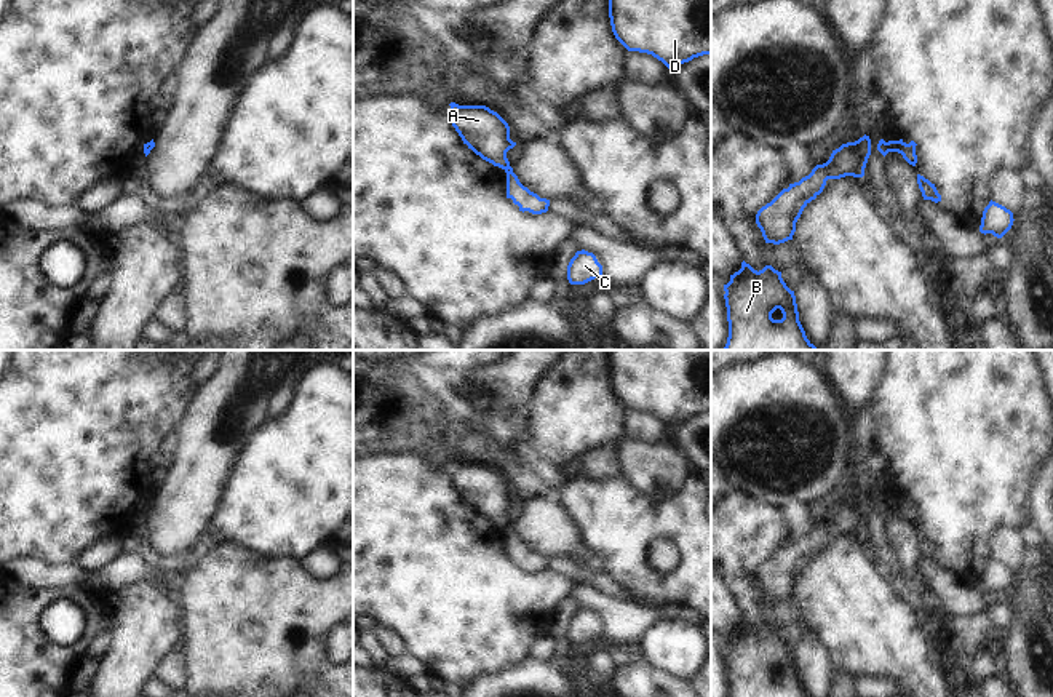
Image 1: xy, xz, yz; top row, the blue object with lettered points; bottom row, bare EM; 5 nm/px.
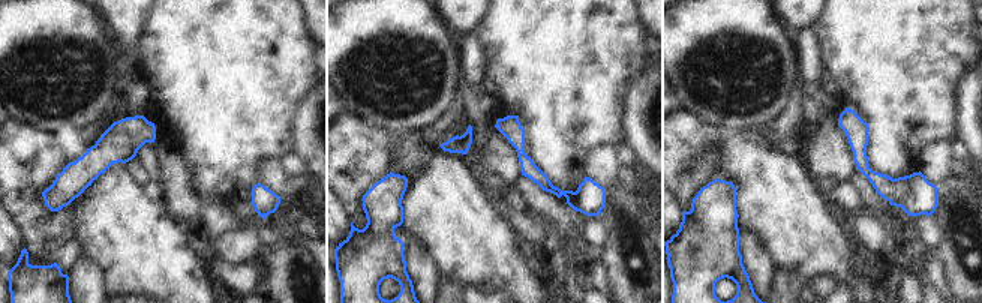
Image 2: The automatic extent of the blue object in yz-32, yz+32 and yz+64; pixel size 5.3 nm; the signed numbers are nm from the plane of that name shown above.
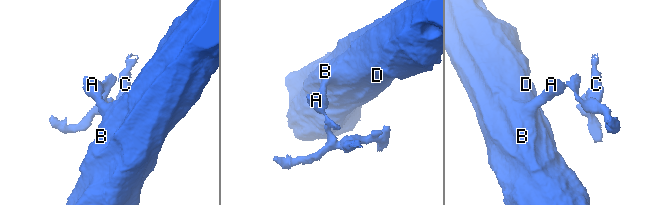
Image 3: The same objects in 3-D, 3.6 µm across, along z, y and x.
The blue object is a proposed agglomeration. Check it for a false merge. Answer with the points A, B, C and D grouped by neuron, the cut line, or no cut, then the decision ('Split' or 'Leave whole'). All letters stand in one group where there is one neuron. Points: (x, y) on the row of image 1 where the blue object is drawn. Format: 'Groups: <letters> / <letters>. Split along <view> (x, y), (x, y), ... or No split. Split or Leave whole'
Groups: A B D / C. Split along xz (508, 165), (505, 170). Split

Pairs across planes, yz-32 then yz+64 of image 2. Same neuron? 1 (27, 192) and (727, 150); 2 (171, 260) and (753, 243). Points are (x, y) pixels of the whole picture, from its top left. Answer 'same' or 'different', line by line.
1: different
2: different

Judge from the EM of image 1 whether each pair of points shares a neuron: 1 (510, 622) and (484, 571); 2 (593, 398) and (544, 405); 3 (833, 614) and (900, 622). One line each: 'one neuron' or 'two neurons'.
1: one neuron
2: one neuron
3: one neuron

